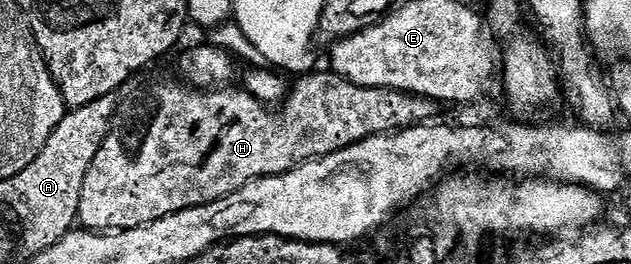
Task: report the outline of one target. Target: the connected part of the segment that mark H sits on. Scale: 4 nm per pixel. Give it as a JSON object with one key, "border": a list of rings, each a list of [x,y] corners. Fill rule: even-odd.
{"border":[[[308,72],[299,79],[297,86],[291,87],[290,93],[283,103],[281,114],[275,114],[275,109],[269,108],[265,103],[253,95],[247,89],[232,90],[233,88],[193,88],[183,81],[176,82],[156,82],[153,86],[148,86],[145,90],[140,90],[132,99],[128,106],[121,105],[116,111],[115,118],[112,119],[112,128],[109,130],[102,148],[98,148],[98,156],[94,156],[94,164],[90,164],[89,171],[86,172],[85,183],[82,186],[81,204],[78,222],[83,229],[95,230],[97,232],[111,232],[113,230],[129,230],[138,228],[142,224],[150,224],[167,214],[182,212],[186,208],[201,206],[207,202],[213,202],[219,198],[230,196],[238,192],[246,184],[250,184],[259,178],[269,178],[275,174],[285,174],[296,166],[301,166],[303,162],[311,162],[313,158],[325,158],[327,154],[333,154],[339,150],[345,150],[347,146],[358,144],[362,140],[372,138],[376,134],[391,134],[398,130],[405,130],[407,126],[419,126],[433,121],[432,118],[438,110],[437,103],[431,98],[423,97],[419,94],[409,94],[403,90],[383,90],[382,88],[370,88],[369,86],[359,86],[350,80],[340,78],[331,72],[316,74]]]}

